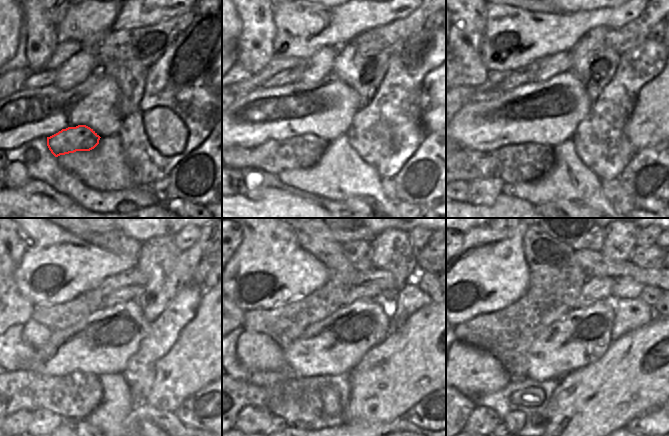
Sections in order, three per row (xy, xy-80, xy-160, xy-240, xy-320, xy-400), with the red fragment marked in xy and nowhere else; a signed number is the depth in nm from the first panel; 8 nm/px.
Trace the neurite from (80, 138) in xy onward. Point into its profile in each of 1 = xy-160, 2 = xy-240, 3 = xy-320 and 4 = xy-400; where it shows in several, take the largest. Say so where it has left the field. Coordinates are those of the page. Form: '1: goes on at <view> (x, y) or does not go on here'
1: goes on at xy-160 (512, 164)
2: goes on at xy-240 (73, 396)
3: goes on at xy-320 (258, 389)
4: goes on at xy-400 (466, 405)

